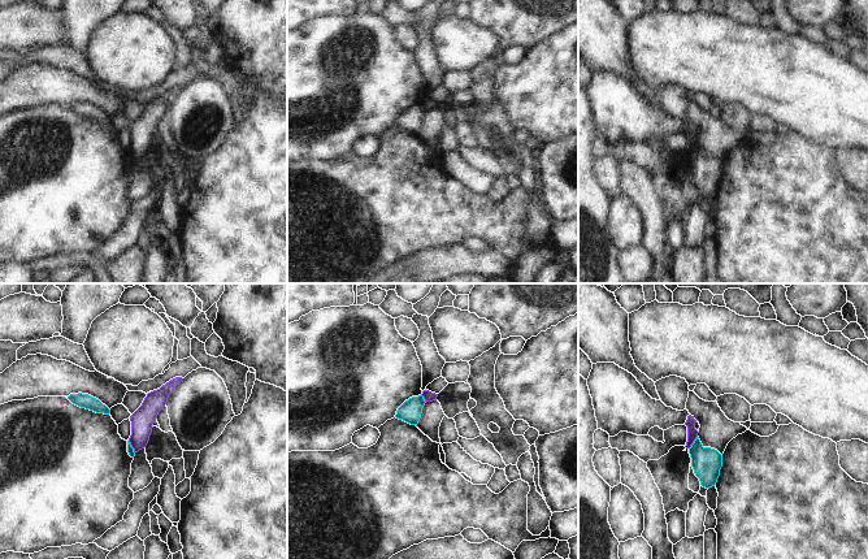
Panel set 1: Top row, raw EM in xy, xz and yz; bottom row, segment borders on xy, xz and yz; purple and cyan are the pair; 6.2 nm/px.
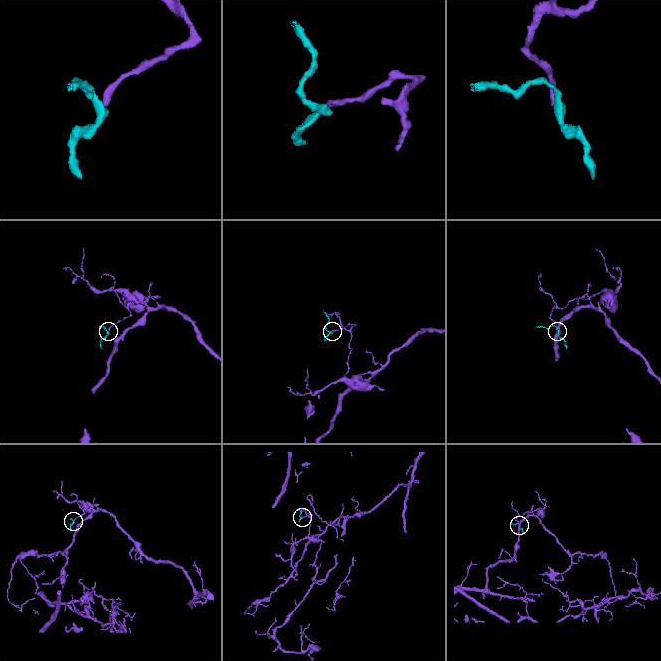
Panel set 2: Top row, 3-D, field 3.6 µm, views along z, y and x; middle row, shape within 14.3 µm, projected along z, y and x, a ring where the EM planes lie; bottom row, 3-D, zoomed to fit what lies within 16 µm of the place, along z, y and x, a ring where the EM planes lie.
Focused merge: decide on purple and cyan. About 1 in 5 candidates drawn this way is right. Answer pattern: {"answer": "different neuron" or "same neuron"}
{"answer": "different neuron"}

